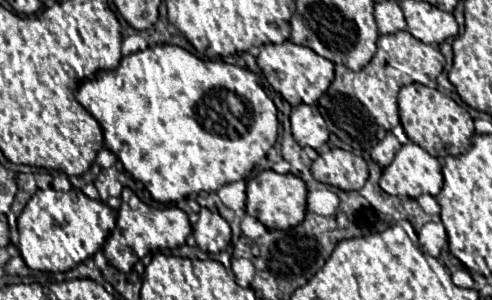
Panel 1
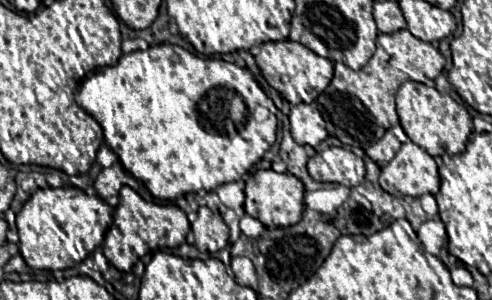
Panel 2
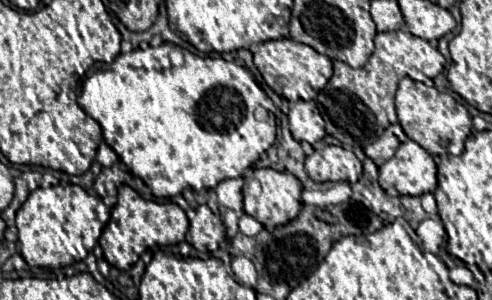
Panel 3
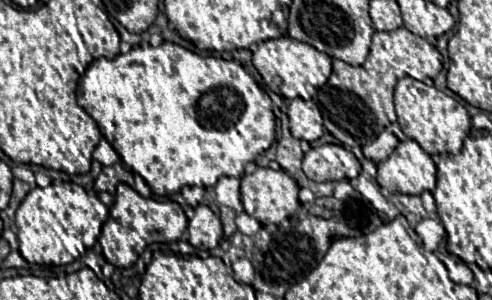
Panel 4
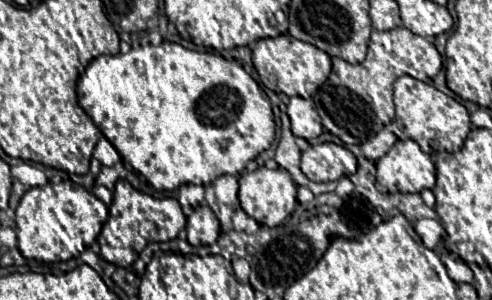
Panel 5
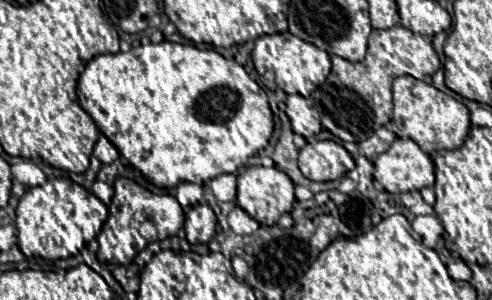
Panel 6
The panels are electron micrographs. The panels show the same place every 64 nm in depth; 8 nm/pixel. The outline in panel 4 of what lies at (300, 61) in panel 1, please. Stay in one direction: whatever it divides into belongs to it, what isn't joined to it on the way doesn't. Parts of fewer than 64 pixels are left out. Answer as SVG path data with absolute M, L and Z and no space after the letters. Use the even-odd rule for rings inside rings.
M282 36L276 40L266 40L260 42L254 50L252 62L256 66L256 70L260 72L260 76L264 78L266 86L276 92L278 96L282 94L284 98L301 97L304 100L313 99L318 88L322 88L332 72L332 60L328 54L318 52L316 48L312 48L310 44L298 42L290 36Z

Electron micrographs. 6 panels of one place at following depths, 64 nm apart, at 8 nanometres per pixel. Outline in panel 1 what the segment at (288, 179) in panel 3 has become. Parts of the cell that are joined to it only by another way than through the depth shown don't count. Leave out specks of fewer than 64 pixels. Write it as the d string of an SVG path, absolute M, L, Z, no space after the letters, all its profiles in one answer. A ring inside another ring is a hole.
M274 170L260 172L246 184L246 196L246 212L250 216L256 216L268 230L288 230L304 222L308 188L304 180L300 180L294 174L278 174Z

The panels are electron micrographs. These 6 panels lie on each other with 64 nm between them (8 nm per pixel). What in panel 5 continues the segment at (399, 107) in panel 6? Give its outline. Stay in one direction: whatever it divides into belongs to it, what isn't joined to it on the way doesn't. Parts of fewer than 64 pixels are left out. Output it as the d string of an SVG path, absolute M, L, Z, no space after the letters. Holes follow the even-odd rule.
M400 76L394 82L394 105L395 119L402 124L406 136L418 142L426 154L458 152L470 132L470 116L460 102L410 76Z

